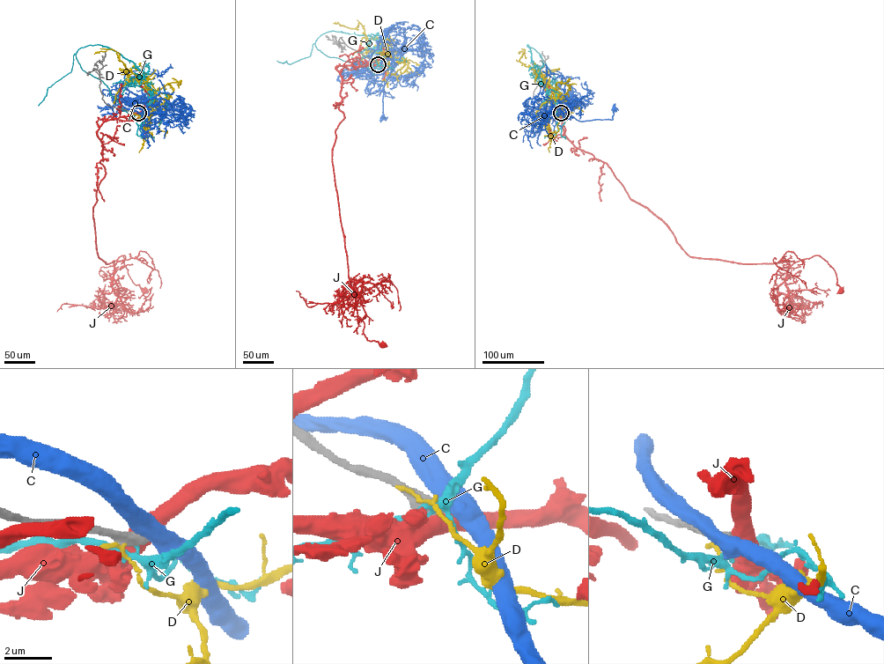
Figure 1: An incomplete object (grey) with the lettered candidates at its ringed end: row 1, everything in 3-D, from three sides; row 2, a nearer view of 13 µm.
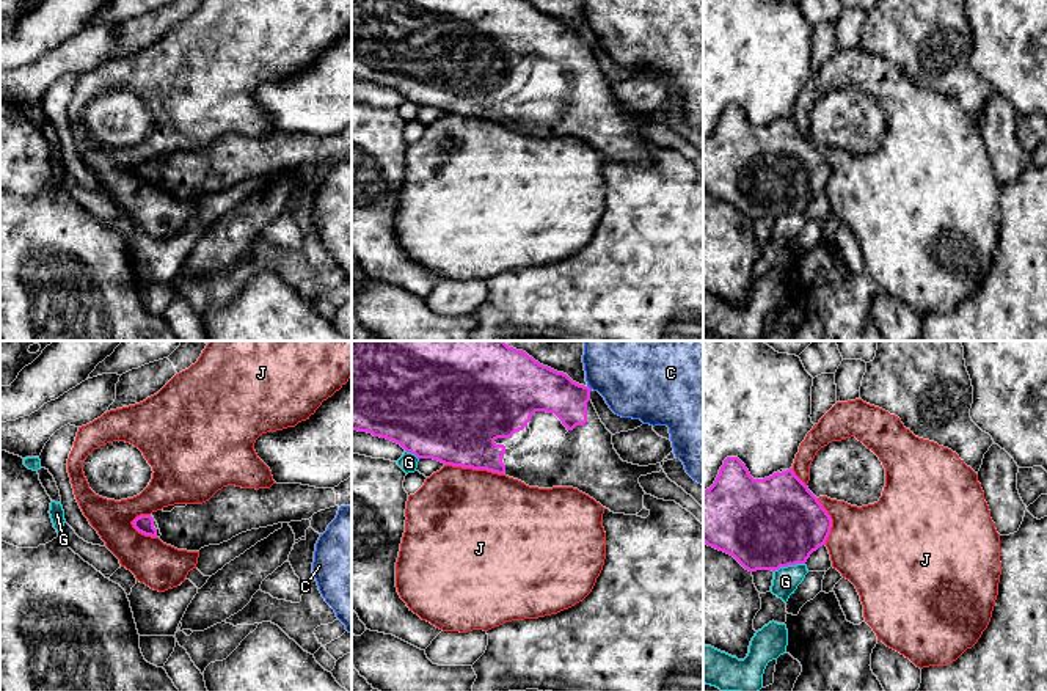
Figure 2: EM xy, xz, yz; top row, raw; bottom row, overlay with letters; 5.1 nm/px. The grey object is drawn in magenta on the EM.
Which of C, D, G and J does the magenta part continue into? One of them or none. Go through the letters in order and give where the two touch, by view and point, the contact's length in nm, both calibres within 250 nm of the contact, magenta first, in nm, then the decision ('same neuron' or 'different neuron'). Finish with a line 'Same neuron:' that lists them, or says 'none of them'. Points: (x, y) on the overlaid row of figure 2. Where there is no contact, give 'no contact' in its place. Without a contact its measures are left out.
C: xz (589, 388) | 40 nm | 240/460 nm | different neuron
D: no contact | different neuron
G: yz (788, 564) | 170 nm | 460/130 nm | different neuron
J: xz (474, 468) | 300 nm | 420/500 nm | different neuron
Same neuron: none of them

